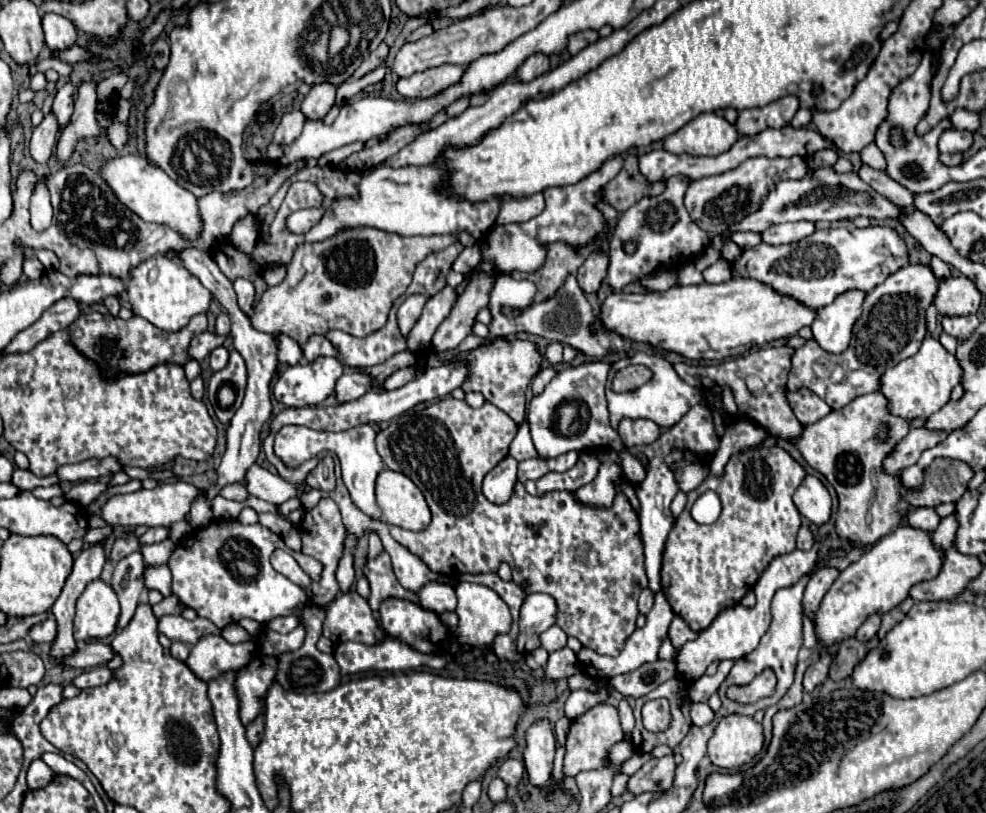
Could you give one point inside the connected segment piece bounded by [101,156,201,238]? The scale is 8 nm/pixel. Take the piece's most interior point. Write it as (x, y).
(146, 189)

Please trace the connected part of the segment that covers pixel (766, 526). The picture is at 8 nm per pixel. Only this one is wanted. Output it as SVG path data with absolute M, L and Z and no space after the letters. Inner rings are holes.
M753 448L739 454L733 454L725 466L725 476L709 476L699 488L687 494L687 506L681 516L675 520L673 530L669 532L665 552L663 552L663 568L661 568L661 584L663 592L677 616L681 616L695 632L709 628L709 624L729 606L739 604L739 600L753 588L759 580L767 564L779 556L795 550L795 536L801 526L801 514L795 508L791 496L797 486L803 482L805 470L799 462L795 462L783 448ZM713 490L721 498L723 512L717 522L703 526L691 518L691 506L699 498L699 494Z

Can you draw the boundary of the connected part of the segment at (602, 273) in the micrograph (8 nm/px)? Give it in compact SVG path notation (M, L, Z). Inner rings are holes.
M591 252L587 256L587 260L581 264L579 272L577 272L577 280L579 286L583 288L583 292L597 292L601 282L607 276L607 264L609 264L609 256L605 252Z

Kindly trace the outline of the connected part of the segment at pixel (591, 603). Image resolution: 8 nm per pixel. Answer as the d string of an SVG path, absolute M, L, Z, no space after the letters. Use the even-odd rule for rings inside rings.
M455 398L437 400L419 414L407 412L391 420L389 426L377 434L377 450L391 470L403 472L421 488L433 514L427 530L407 532L397 530L397 526L389 526L391 536L409 552L419 556L433 572L443 576L497 572L499 564L507 562L513 570L513 582L527 594L545 592L553 596L557 602L557 626L563 628L567 636L575 636L585 648L591 648L597 654L617 656L623 650L625 640L635 630L635 620L639 616L637 600L641 590L649 584L643 564L643 544L637 536L639 518L619 490L613 508L609 510L585 506L577 502L571 492L531 496L521 484L515 486L515 492L507 504L487 504L487 498L481 492L481 480L509 454L509 444L513 442L515 434L517 424L493 404L485 402L481 408L471 410L465 400Z

